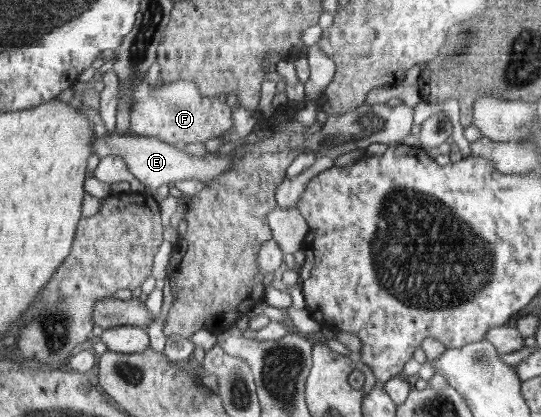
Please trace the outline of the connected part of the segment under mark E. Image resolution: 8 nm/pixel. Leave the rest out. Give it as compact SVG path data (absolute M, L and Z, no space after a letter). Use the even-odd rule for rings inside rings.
M109 133L107 137L94 137L92 141L92 151L100 159L108 155L122 157L130 171L145 185L146 193L156 194L156 189L162 185L168 185L170 181L186 181L186 179L196 179L203 183L216 179L226 173L228 169L234 169L235 163L229 155L207 155L207 157L192 157L180 145L172 145L164 142L158 137L136 136L131 137L120 133Z

